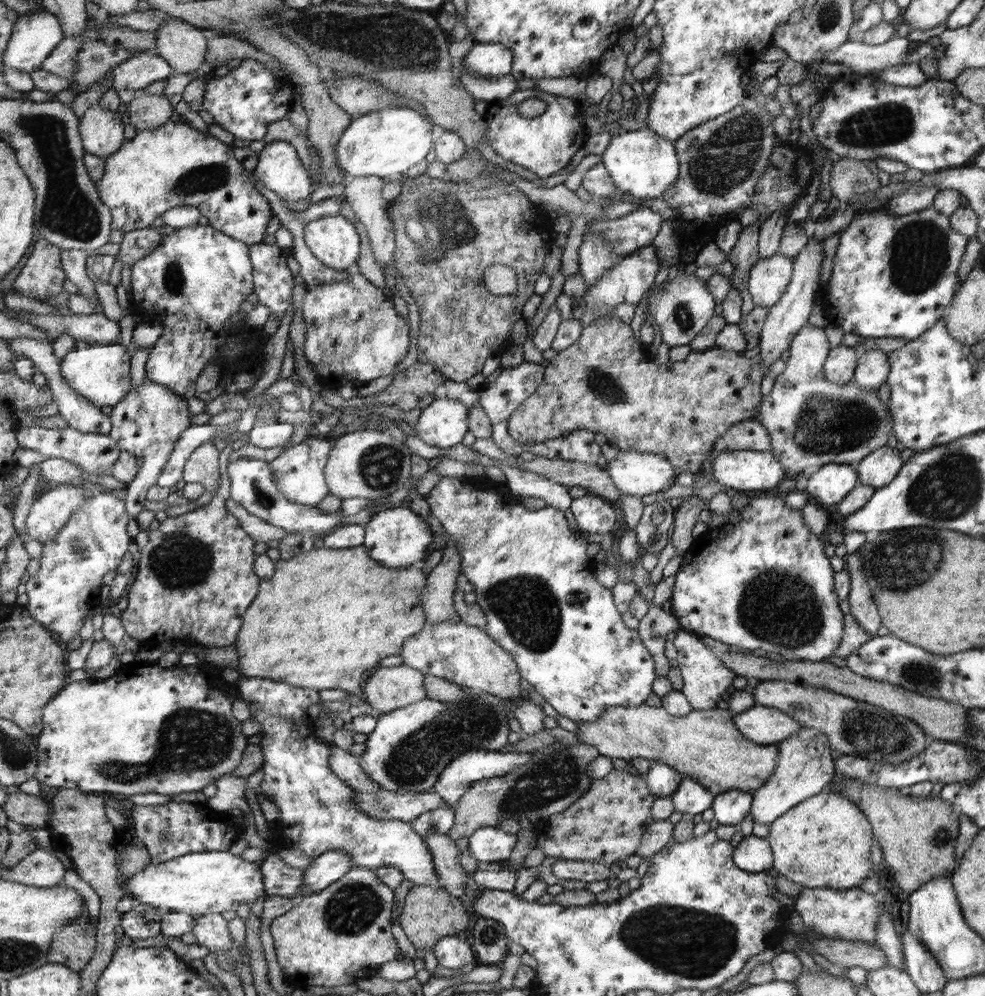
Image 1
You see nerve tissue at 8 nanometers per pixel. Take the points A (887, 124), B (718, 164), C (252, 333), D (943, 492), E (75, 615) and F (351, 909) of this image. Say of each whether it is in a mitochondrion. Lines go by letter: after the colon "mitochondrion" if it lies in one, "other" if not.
A: mitochondrion
B: mitochondrion
C: other
D: mitochondrion
E: other
F: mitochondrion

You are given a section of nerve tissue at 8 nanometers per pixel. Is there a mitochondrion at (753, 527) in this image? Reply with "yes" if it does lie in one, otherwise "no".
no

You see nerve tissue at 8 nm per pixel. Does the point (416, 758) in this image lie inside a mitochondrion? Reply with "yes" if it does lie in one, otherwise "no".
yes

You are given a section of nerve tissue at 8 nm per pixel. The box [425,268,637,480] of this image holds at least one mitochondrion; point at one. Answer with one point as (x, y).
(601, 384)

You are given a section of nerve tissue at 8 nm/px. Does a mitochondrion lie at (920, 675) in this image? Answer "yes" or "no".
yes

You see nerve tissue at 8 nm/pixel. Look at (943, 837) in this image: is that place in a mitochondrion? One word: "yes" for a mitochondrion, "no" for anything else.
yes

